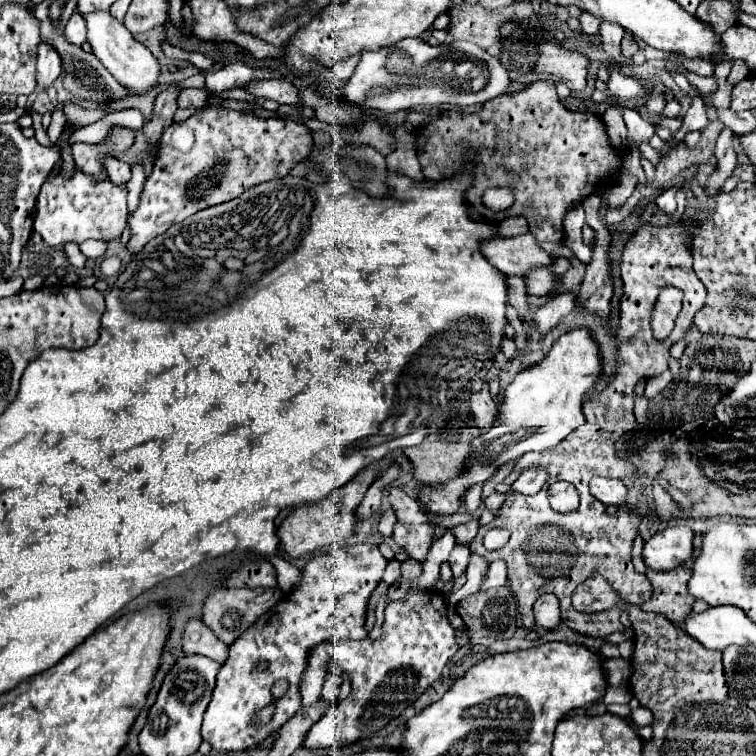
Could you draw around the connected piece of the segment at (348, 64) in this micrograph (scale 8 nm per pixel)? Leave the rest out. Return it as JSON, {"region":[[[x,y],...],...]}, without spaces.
{"region":[[[355,55],[355,57],[351,57],[351,59],[345,59],[345,61],[337,67],[337,71],[340,70],[340,79],[347,81],[353,74],[355,67],[357,67],[357,63],[359,63],[359,55]]]}

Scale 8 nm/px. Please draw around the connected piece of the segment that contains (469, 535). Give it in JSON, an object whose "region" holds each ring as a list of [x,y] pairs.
{"region":[[[471,519],[471,523],[457,525],[457,527],[453,527],[451,531],[453,531],[455,543],[457,543],[457,545],[463,545],[463,547],[467,547],[467,545],[469,545],[469,543],[475,539],[475,535],[477,535],[477,529],[479,529],[479,523],[477,523],[477,519]]]}

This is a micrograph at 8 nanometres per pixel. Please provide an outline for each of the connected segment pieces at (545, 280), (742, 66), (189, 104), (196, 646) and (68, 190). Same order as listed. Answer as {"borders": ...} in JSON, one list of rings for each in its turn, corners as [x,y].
{"borders":[[[[535,269],[535,271],[527,271],[527,279],[525,287],[527,287],[527,295],[549,295],[553,293],[555,287],[555,273],[551,269]]],[[[734,60],[732,63],[731,72],[728,76],[728,82],[732,86],[736,85],[749,74],[749,71],[749,68],[743,60]]],[[[181,89],[177,97],[177,105],[181,109],[197,109],[207,103],[207,93],[203,89]]],[[[191,619],[187,623],[185,629],[185,637],[183,637],[183,651],[187,655],[203,655],[209,657],[213,661],[223,663],[227,659],[227,645],[221,643],[211,629],[207,629],[207,625],[199,619]]],[[[75,171],[71,179],[61,175],[49,177],[37,197],[35,231],[43,237],[47,245],[77,243],[87,239],[111,241],[121,237],[127,223],[127,189],[113,185],[111,181],[97,183],[91,175]]]]}

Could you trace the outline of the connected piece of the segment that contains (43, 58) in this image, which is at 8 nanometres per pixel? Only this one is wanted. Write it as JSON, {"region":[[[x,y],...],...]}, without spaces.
{"region":[[[39,43],[39,57],[37,57],[37,83],[49,87],[61,75],[61,55],[51,47],[51,43]]]}

